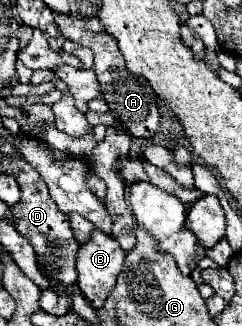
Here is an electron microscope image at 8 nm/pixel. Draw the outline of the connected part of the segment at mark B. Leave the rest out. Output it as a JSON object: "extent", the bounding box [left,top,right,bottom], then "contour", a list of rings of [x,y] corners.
{"extent":[76,229,122,309],"contour":[[[94,229],[90,239],[80,245],[76,259],[76,269],[80,273],[80,291],[96,309],[104,305],[104,299],[116,285],[122,263],[122,247],[112,235],[106,235],[100,229]]]}

